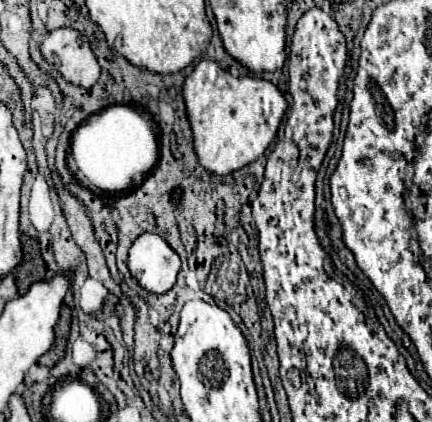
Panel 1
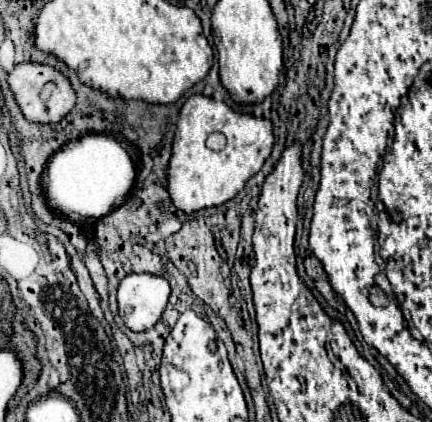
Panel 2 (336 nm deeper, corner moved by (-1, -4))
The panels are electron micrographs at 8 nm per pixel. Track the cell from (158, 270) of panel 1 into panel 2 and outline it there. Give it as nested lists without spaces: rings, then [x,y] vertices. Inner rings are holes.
[[[127,274],[119,282],[119,314],[127,328],[143,332],[153,328],[171,296],[171,286],[157,274]]]

